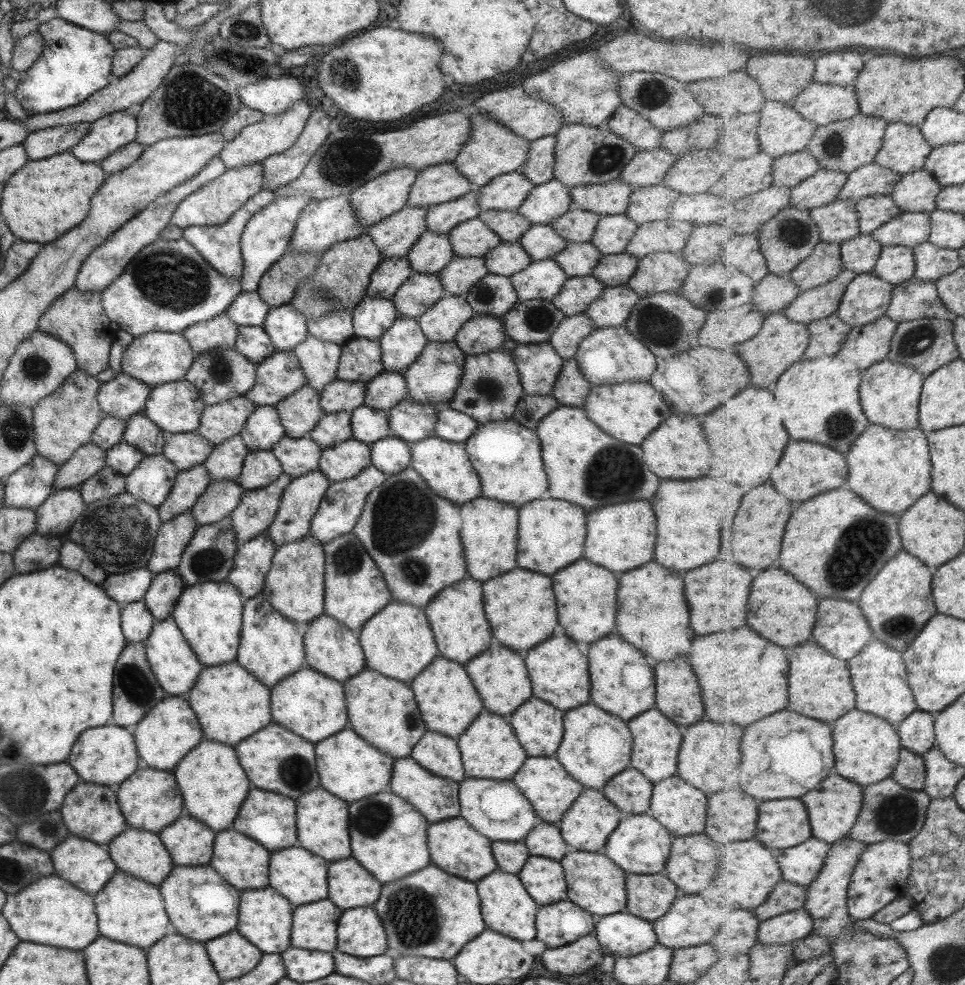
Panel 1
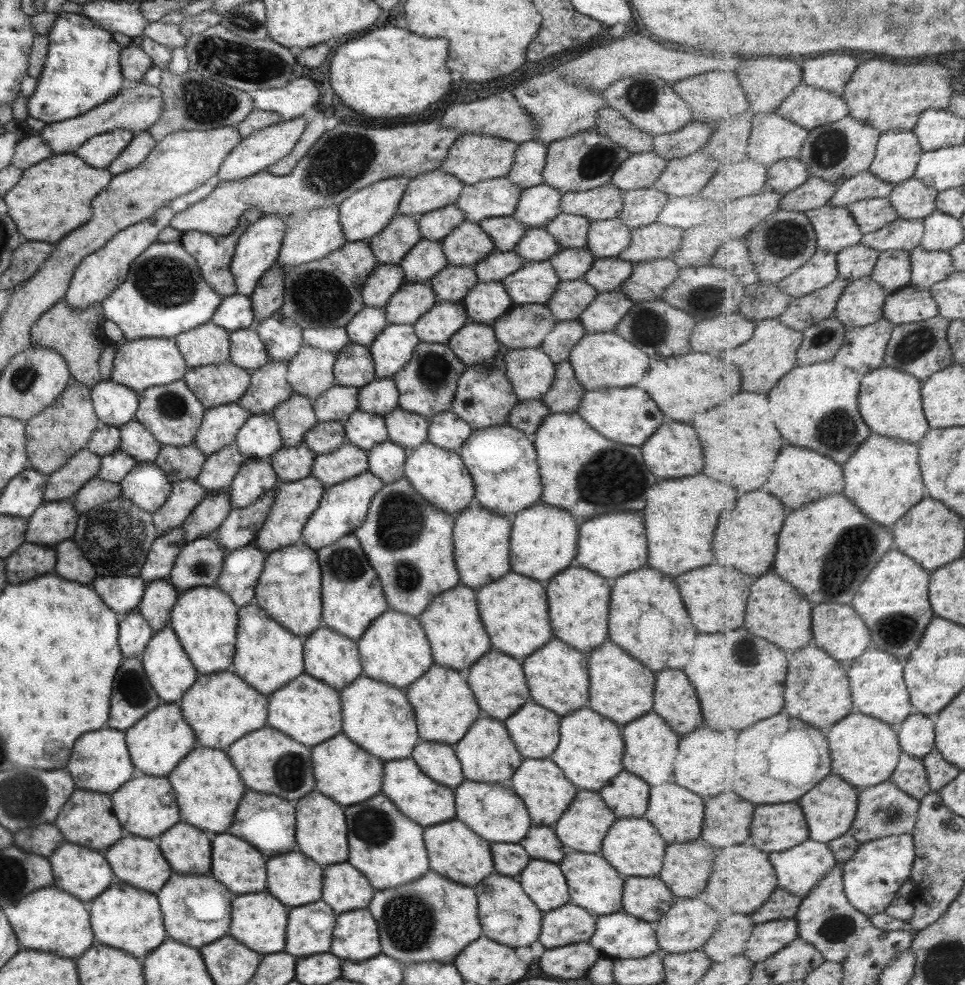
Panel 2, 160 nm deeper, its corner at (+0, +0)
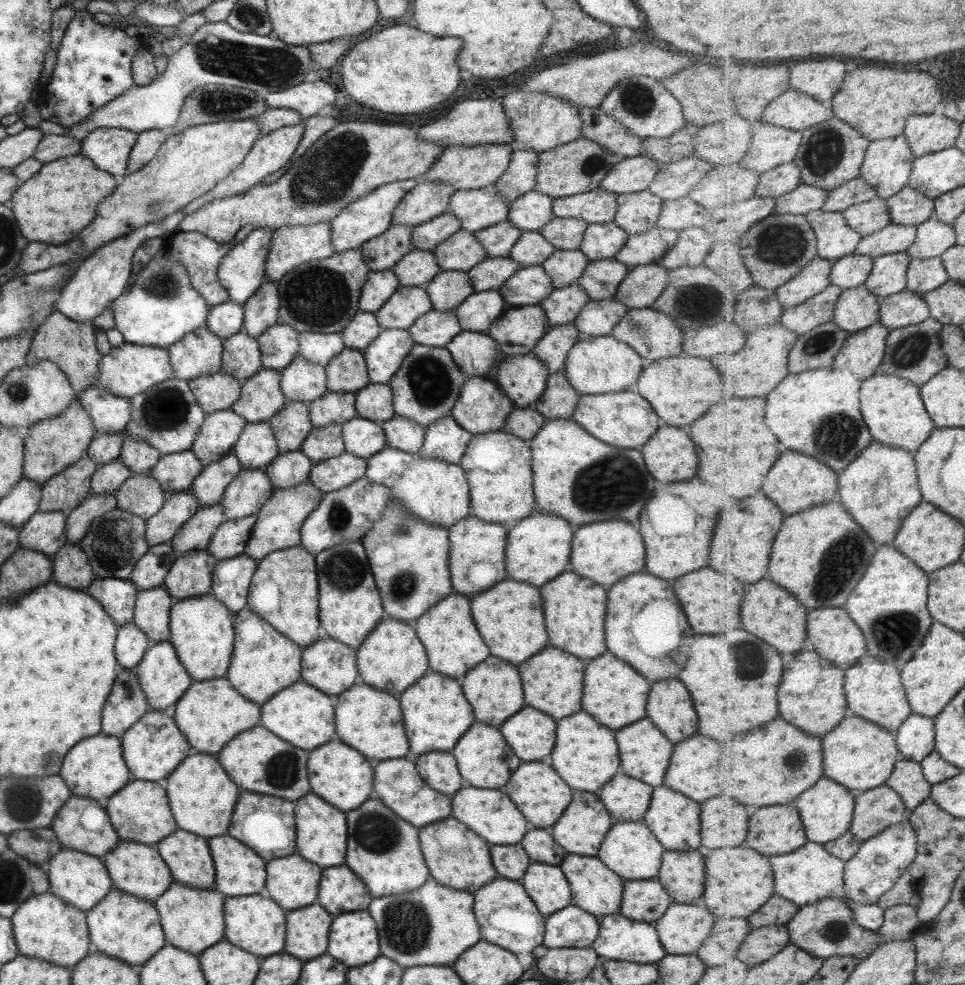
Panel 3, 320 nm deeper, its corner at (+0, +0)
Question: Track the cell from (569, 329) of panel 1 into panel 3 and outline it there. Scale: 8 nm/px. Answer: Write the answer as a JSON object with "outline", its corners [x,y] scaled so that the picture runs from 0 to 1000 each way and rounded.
{"outline":[[[594,329],[571,332],[556,346],[550,359],[562,368],[569,380],[579,378],[584,374],[590,354],[600,342],[600,337]]]}

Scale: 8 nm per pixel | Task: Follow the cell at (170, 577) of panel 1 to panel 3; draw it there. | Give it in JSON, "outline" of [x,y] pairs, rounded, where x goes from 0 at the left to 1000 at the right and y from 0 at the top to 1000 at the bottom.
{"outline":[[[169,596],[142,600],[137,632],[152,647],[154,655],[173,651],[179,607]]]}

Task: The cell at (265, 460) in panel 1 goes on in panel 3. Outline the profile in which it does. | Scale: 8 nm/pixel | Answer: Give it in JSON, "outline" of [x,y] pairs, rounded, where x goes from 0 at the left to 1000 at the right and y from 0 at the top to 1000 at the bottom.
{"outline":[[[250,477],[230,499],[228,513],[234,528],[265,523],[283,496],[274,478]]]}

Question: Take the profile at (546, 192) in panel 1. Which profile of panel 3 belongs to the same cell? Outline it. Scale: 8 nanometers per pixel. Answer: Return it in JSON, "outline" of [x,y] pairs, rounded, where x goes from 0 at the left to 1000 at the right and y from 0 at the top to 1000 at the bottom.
{"outline":[[[549,193],[528,206],[524,224],[546,236],[558,236],[572,221],[572,201],[554,193]]]}

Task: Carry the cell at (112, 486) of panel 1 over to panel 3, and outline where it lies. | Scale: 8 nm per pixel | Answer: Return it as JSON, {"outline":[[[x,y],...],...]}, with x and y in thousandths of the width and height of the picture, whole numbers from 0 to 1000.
{"outline":[[[92,502],[89,507],[68,522],[67,545],[70,552],[82,552],[92,537],[93,530],[120,516],[117,502]]]}

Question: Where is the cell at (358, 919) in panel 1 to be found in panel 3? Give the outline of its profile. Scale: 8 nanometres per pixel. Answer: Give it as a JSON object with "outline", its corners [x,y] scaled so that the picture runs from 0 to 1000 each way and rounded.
{"outline":[[[379,925],[345,930],[340,950],[339,969],[359,982],[383,978],[394,970],[390,938]]]}

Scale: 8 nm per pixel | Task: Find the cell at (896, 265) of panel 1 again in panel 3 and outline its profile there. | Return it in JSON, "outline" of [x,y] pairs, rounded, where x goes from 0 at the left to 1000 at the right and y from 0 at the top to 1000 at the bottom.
{"outline":[[[939,256],[917,258],[907,262],[897,290],[911,303],[923,302],[940,294],[941,272],[945,262]]]}

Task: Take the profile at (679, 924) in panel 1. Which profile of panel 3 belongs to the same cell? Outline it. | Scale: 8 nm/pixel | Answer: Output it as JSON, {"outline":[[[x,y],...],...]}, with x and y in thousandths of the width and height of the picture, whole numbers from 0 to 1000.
{"outline":[[[725,916],[724,920],[695,917],[679,936],[682,954],[690,970],[720,970],[735,951],[741,932]]]}

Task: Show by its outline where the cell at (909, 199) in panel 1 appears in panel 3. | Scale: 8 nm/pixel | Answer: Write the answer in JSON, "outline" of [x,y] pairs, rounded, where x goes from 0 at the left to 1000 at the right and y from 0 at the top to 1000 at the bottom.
{"outline":[[[942,189],[918,204],[923,214],[925,227],[953,228],[968,221],[970,216],[968,202]]]}

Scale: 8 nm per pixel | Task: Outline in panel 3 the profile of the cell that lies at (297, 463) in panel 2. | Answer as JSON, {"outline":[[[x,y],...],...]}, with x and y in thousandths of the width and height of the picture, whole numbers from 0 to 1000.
{"outline":[[[302,458],[283,465],[274,480],[284,496],[293,496],[318,488],[322,473],[316,461]]]}

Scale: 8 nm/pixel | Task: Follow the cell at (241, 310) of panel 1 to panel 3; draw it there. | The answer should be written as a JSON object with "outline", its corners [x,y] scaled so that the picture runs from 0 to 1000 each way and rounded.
{"outline":[[[235,305],[217,313],[211,331],[225,343],[232,344],[250,337],[251,329],[251,310]]]}

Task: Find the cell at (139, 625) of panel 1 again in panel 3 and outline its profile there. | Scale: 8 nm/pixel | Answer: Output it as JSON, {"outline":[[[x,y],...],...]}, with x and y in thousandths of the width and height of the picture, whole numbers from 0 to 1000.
{"outline":[[[137,631],[122,637],[118,652],[118,667],[123,680],[139,680],[153,657],[152,647]]]}

